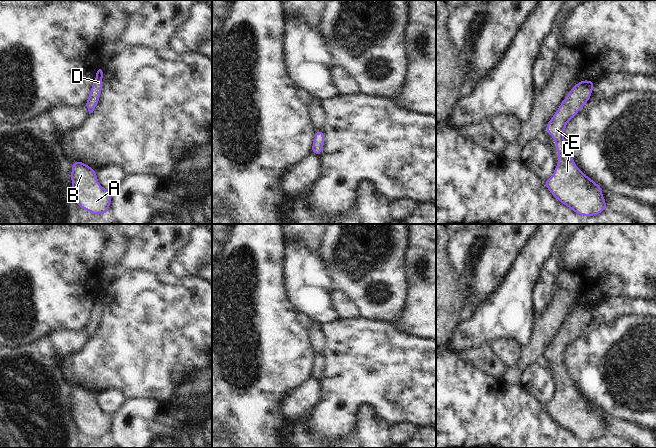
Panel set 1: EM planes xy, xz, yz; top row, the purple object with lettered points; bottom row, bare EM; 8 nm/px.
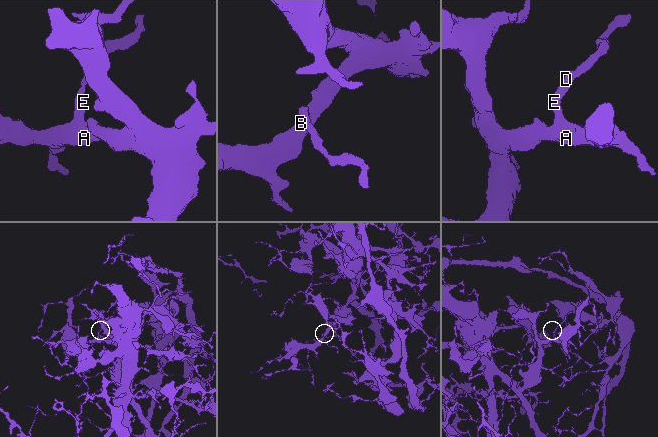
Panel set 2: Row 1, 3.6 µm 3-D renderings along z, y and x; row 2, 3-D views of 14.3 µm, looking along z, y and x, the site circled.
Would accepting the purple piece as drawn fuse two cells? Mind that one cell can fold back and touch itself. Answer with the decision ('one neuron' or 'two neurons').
one neuron

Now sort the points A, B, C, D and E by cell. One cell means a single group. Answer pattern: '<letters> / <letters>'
A B C D E

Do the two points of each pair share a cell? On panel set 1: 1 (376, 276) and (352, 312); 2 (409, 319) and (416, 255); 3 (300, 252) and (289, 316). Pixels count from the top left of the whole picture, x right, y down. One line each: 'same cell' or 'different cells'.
1: different cells
2: same cell
3: different cells

